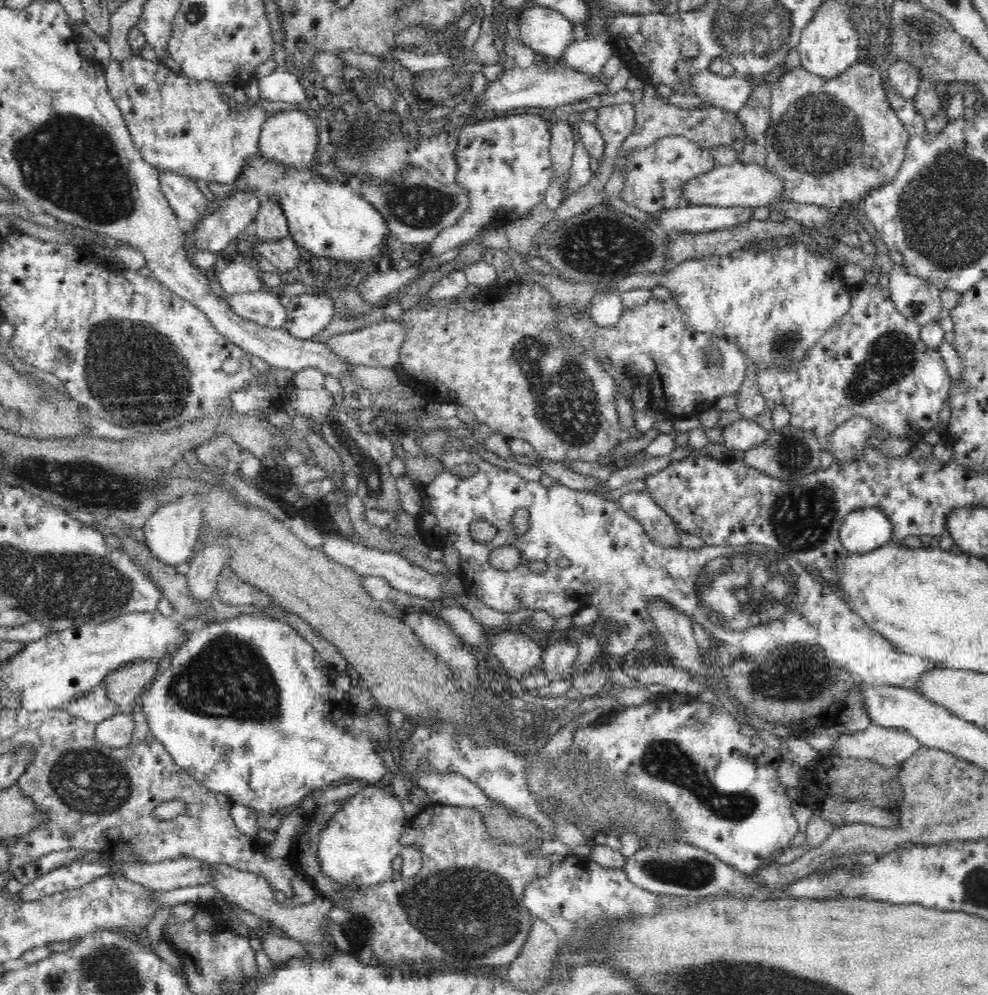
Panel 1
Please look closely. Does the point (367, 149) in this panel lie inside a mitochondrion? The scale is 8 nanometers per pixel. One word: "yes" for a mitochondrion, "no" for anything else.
yes

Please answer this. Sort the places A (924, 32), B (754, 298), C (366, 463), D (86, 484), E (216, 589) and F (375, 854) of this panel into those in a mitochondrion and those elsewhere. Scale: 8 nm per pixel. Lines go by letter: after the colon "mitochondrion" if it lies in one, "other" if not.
A: mitochondrion
B: other
C: mitochondrion
D: mitochondrion
E: other
F: other

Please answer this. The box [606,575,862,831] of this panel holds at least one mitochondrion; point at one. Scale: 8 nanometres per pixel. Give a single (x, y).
(667, 762)

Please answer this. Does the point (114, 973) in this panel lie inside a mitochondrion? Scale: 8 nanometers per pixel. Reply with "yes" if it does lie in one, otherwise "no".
yes

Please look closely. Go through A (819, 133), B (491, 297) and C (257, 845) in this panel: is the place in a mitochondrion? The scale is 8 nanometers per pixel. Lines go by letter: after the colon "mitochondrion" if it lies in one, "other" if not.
A: mitochondrion
B: other
C: other

